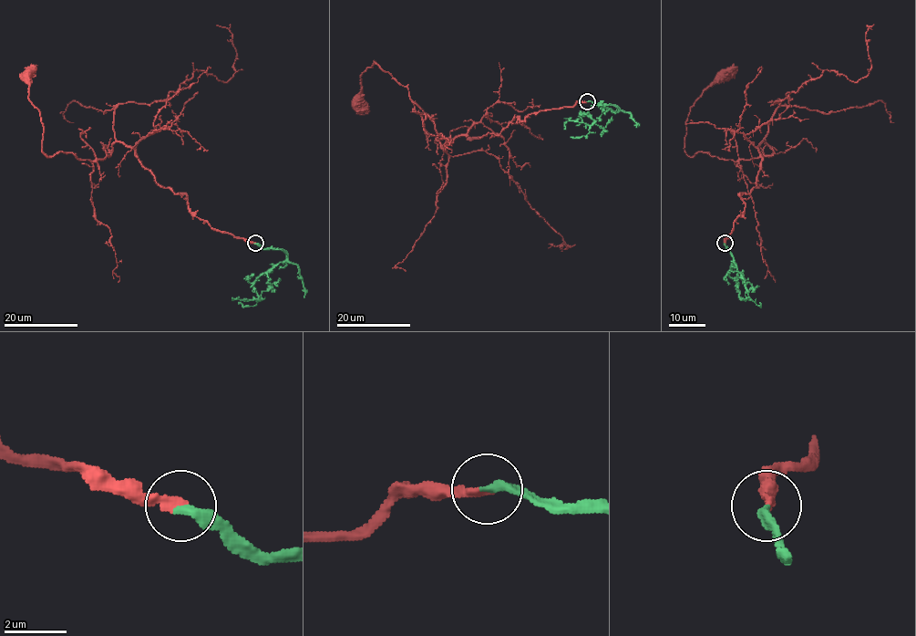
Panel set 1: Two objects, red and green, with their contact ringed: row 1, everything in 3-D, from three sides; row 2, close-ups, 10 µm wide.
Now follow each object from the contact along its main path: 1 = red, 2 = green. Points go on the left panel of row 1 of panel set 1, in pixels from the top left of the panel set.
1: (254, 243), (200, 220), (185, 194), (162, 188), (122, 142), (103, 159), (47, 156), (27, 77)
2: (254, 243), (286, 254), (253, 284), (257, 296), (262, 298), (280, 278)

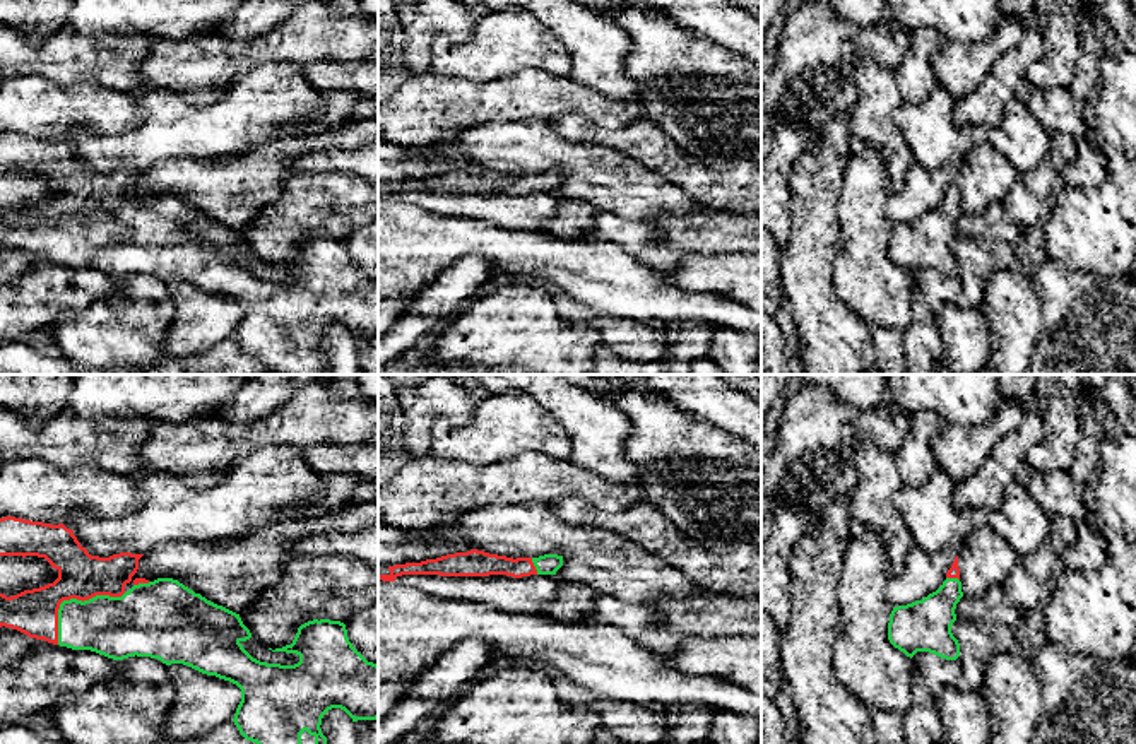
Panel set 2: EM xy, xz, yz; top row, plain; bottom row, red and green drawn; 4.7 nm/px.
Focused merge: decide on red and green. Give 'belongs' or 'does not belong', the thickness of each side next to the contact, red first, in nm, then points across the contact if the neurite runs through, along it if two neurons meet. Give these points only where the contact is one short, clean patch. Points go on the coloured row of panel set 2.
belongs; 220 nm thick on the red side, 280 nm on the other

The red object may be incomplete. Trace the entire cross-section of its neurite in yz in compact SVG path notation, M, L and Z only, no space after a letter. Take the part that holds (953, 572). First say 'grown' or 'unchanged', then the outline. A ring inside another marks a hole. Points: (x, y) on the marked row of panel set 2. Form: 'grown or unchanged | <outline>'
grown | M958 556L946 573L943 585L907 605L893 607L888 623L890 643L914 657L917 652L929 652L946 660L960 657L960 643L951 633L956 621L956 604L963 597Z

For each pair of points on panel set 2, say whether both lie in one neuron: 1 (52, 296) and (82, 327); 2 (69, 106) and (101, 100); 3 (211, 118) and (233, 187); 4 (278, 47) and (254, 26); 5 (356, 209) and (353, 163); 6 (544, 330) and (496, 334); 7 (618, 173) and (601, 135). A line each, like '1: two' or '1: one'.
1: two
2: one
3: two
4: two
5: two
6: one
7: two

